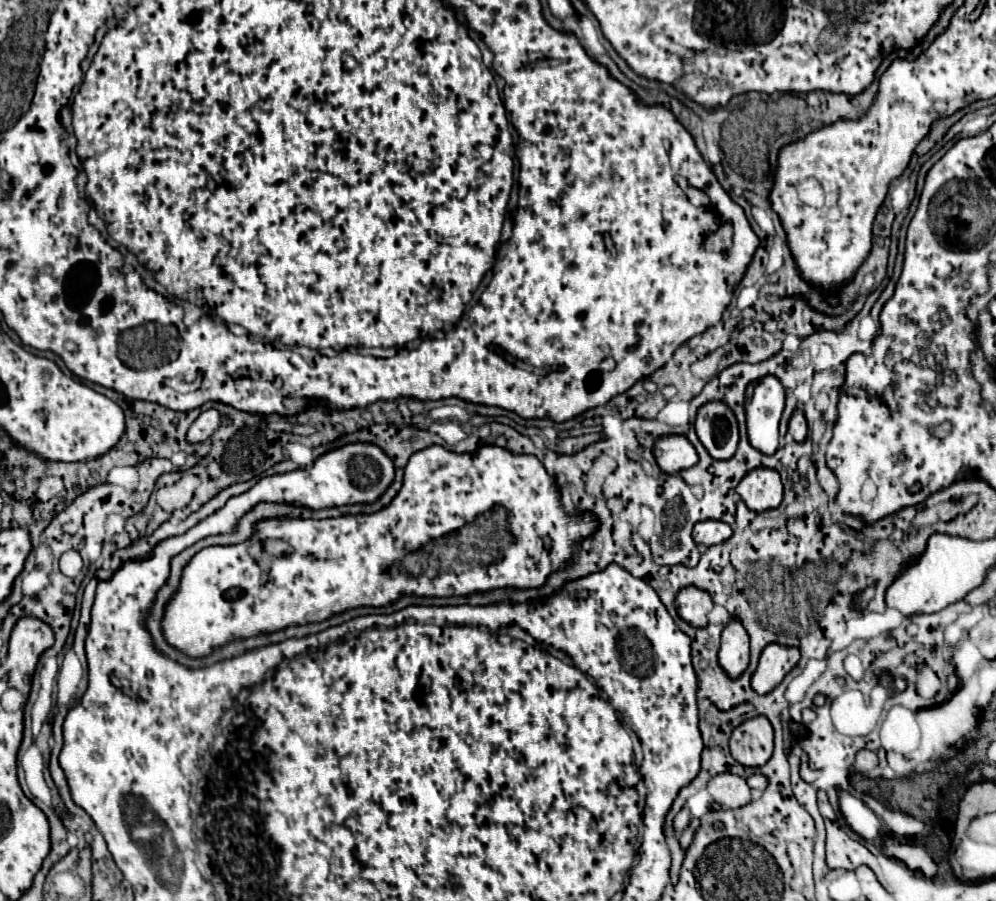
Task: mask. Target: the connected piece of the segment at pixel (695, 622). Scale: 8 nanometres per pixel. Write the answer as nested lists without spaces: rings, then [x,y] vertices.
[[[696,586],[682,588],[676,598],[676,610],[680,618],[690,622],[692,626],[706,626],[712,606],[714,604],[710,594],[706,594],[706,590],[698,590]]]

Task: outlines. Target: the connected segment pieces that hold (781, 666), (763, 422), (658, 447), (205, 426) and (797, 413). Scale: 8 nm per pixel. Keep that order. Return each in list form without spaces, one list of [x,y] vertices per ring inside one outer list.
[[[768,644],[762,654],[756,672],[752,674],[752,688],[758,694],[768,694],[774,690],[782,678],[796,666],[800,660],[800,650],[796,646],[782,646],[782,644]]]
[[[768,374],[746,388],[746,420],[750,444],[764,452],[774,454],[778,448],[778,422],[784,410],[784,386]]]
[[[666,434],[654,442],[654,456],[658,466],[666,474],[676,474],[678,470],[690,468],[698,462],[698,454],[690,440],[680,434]]]
[[[214,408],[204,410],[190,426],[186,438],[188,442],[204,442],[218,430],[218,426],[220,426],[220,412]]]
[[[794,410],[792,418],[790,418],[790,424],[788,424],[788,432],[792,434],[792,438],[796,442],[804,442],[806,432],[808,432],[808,424],[806,424],[806,418],[804,418],[802,410]]]

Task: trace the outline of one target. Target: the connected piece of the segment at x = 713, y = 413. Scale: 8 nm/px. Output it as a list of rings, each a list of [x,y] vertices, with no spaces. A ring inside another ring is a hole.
[[[706,402],[698,408],[696,434],[704,448],[716,460],[728,460],[738,446],[738,422],[724,402]]]

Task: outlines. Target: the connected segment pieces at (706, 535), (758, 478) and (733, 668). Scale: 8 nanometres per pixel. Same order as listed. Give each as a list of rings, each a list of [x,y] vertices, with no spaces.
[[[702,520],[694,524],[692,532],[694,540],[702,546],[712,546],[728,540],[732,536],[732,528],[722,520]]]
[[[770,468],[750,470],[736,486],[736,492],[740,494],[740,498],[754,512],[764,512],[780,506],[782,490],[784,488],[782,488],[780,474]]]
[[[732,618],[722,630],[722,646],[718,652],[718,662],[732,678],[740,676],[748,666],[748,634],[738,618]]]

